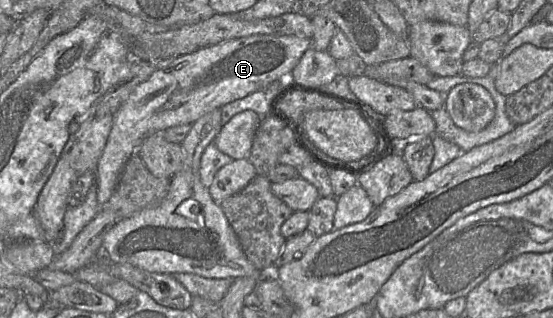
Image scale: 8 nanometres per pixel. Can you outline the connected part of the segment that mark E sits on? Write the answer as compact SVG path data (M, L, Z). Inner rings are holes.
M254 34L199 48L177 57L166 68L157 69L135 88L114 117L107 143L94 171L97 176L97 200L100 206L109 202L124 166L148 135L163 132L178 125L193 124L206 113L287 77L311 45L311 39L297 35Z

